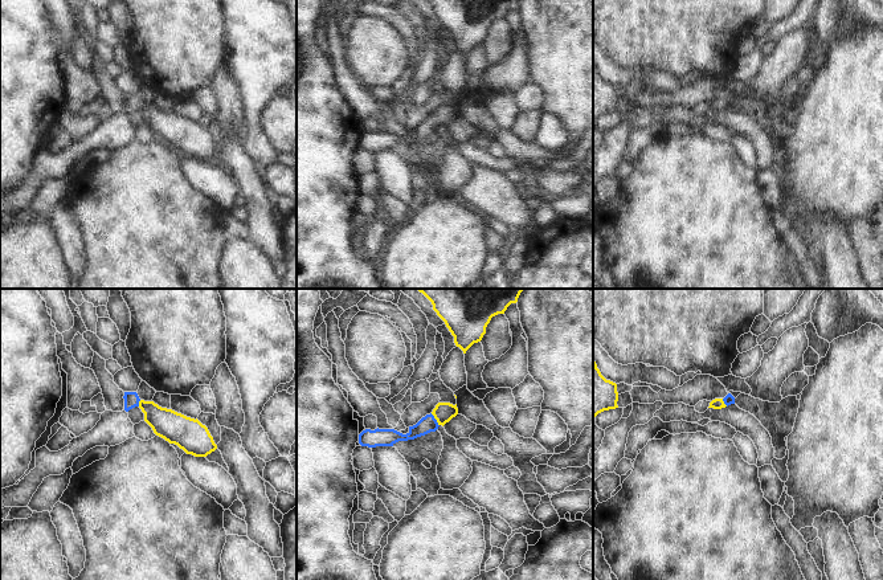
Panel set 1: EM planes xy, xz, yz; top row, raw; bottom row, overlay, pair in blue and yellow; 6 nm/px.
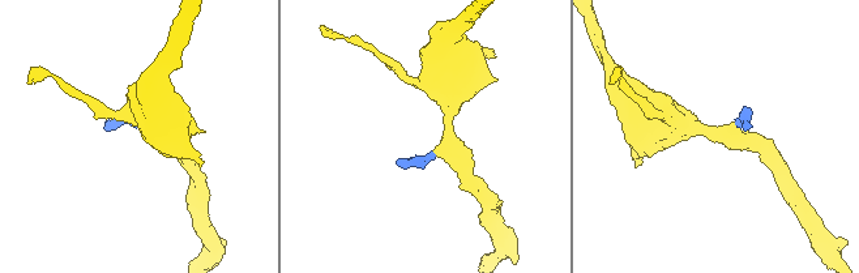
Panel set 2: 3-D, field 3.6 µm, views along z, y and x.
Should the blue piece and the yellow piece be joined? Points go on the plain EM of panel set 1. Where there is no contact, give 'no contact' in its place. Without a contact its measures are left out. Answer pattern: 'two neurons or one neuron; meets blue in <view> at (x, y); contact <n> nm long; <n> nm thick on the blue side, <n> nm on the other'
one neuron; meets blue in xz at (436, 123); contact 90 nm long; 100 nm thick on the blue side, 120 nm on the other

